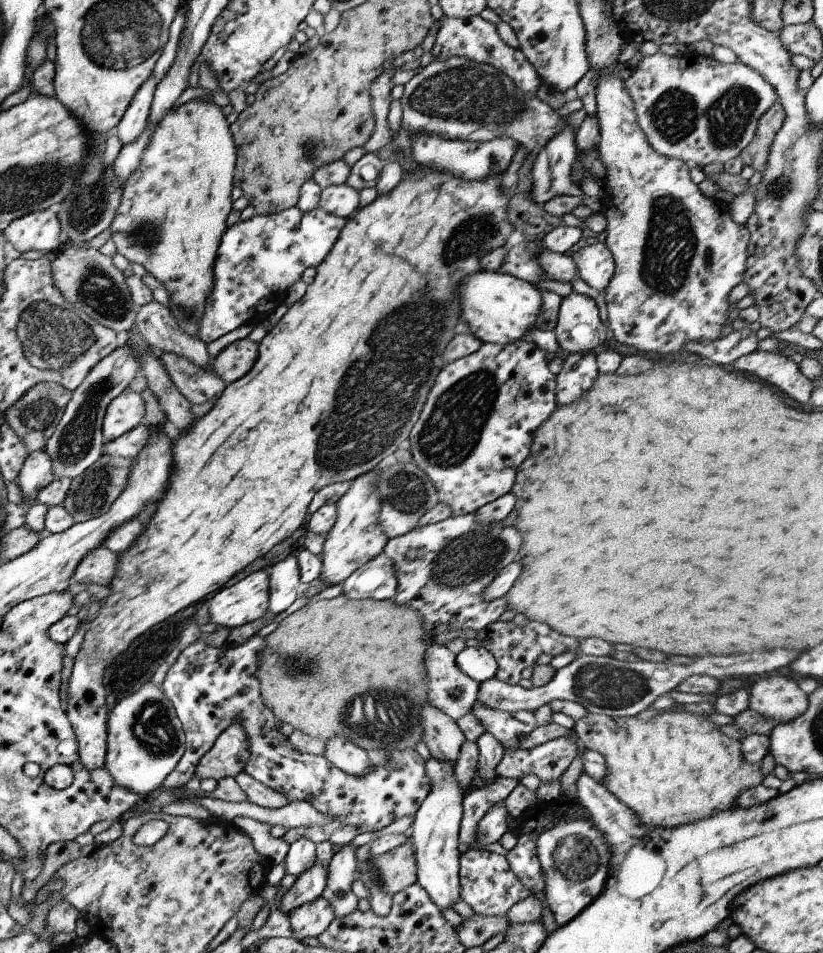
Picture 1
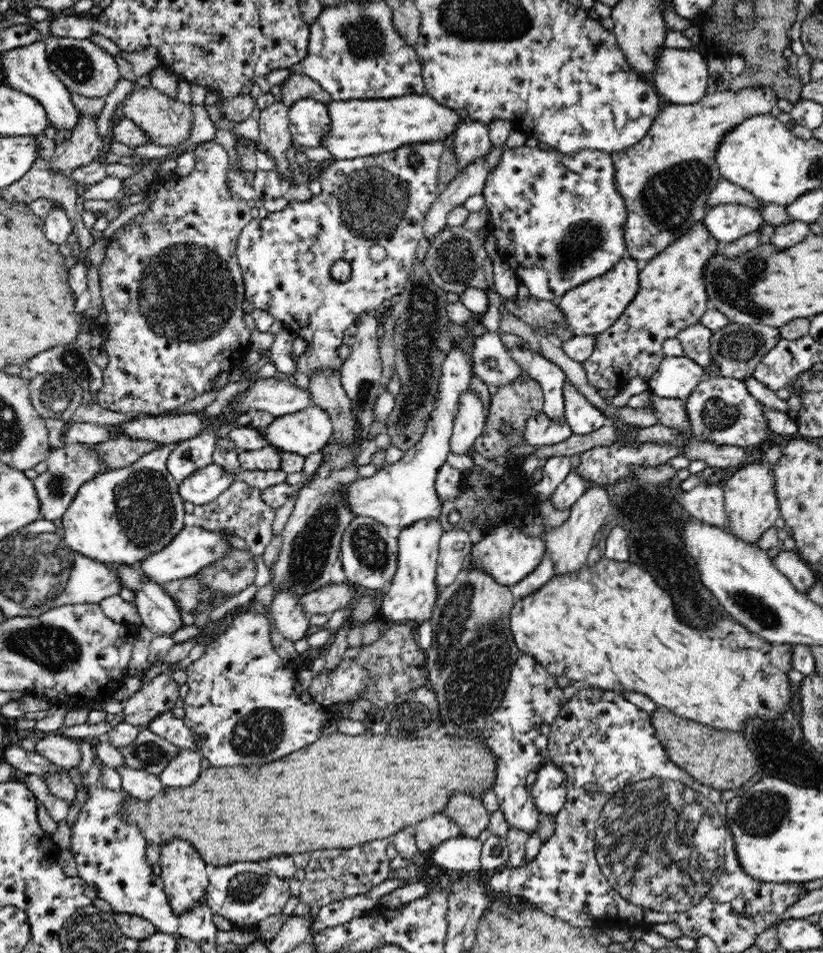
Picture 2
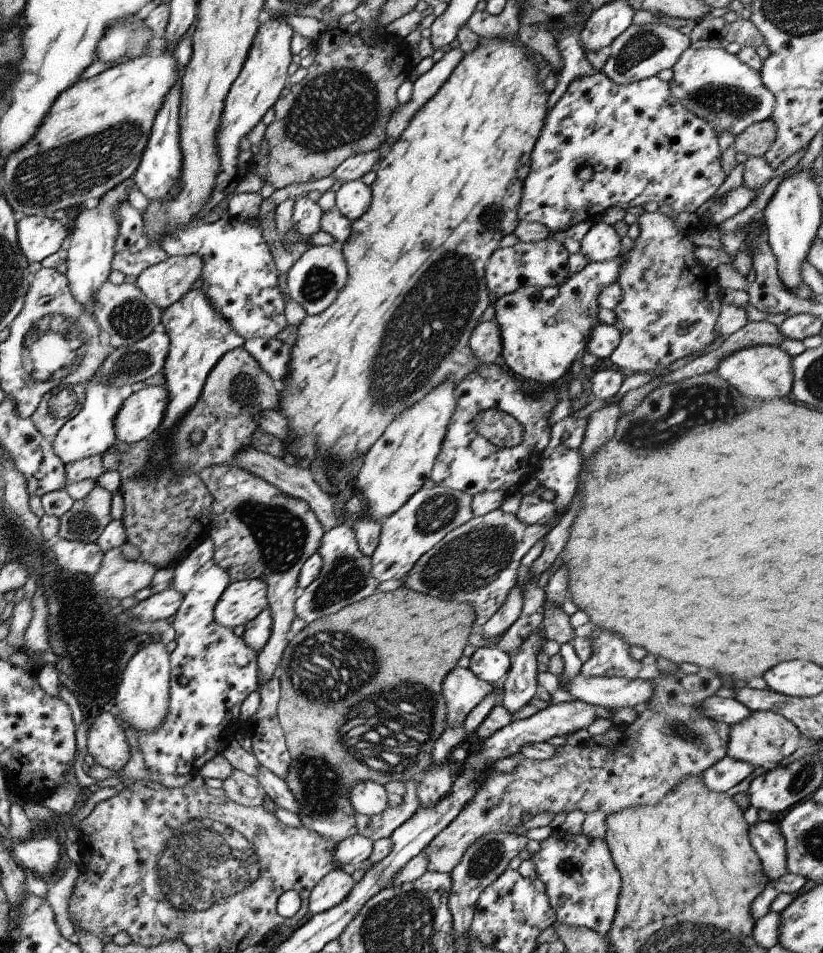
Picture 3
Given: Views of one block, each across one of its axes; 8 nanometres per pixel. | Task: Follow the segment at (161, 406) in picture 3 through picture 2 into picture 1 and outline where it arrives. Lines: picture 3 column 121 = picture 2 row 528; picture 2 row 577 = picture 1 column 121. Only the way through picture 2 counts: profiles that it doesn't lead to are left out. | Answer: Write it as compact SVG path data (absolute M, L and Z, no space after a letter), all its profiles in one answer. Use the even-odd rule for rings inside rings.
M126 388L117 394L107 405L101 434L104 442L113 442L115 438L133 430L141 422L144 413L144 402L141 395Z

